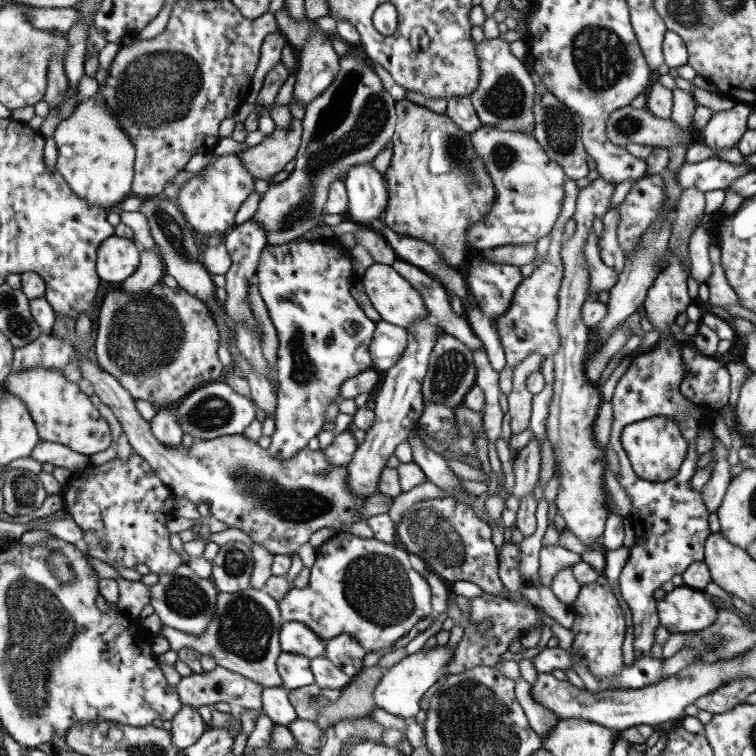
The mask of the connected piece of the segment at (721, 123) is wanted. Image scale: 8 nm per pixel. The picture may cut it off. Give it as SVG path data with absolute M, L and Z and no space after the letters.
M736 102L729 110L713 112L697 138L713 149L731 149L746 131L747 115L752 106Z

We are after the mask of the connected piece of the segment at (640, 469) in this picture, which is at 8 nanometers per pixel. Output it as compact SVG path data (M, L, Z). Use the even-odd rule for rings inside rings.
M664 417L649 418L624 427L621 444L633 473L650 483L663 483L666 479L676 476L687 454L687 444L680 436L678 427Z

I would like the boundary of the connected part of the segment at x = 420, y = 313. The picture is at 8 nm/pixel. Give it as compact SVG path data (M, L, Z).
M372 263L369 267L365 268L365 271L358 279L363 285L363 292L369 298L373 310L379 314L383 322L407 328L413 321L417 321L421 317L427 318L428 312L425 310L425 306L423 306L423 300L421 300L419 292L413 290L411 284L399 276L391 268L391 265Z

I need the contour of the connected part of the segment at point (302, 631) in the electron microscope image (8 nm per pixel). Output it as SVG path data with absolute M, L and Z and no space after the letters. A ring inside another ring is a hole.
M295 621L281 622L278 642L281 652L303 655L309 660L324 653L325 642L307 626Z

